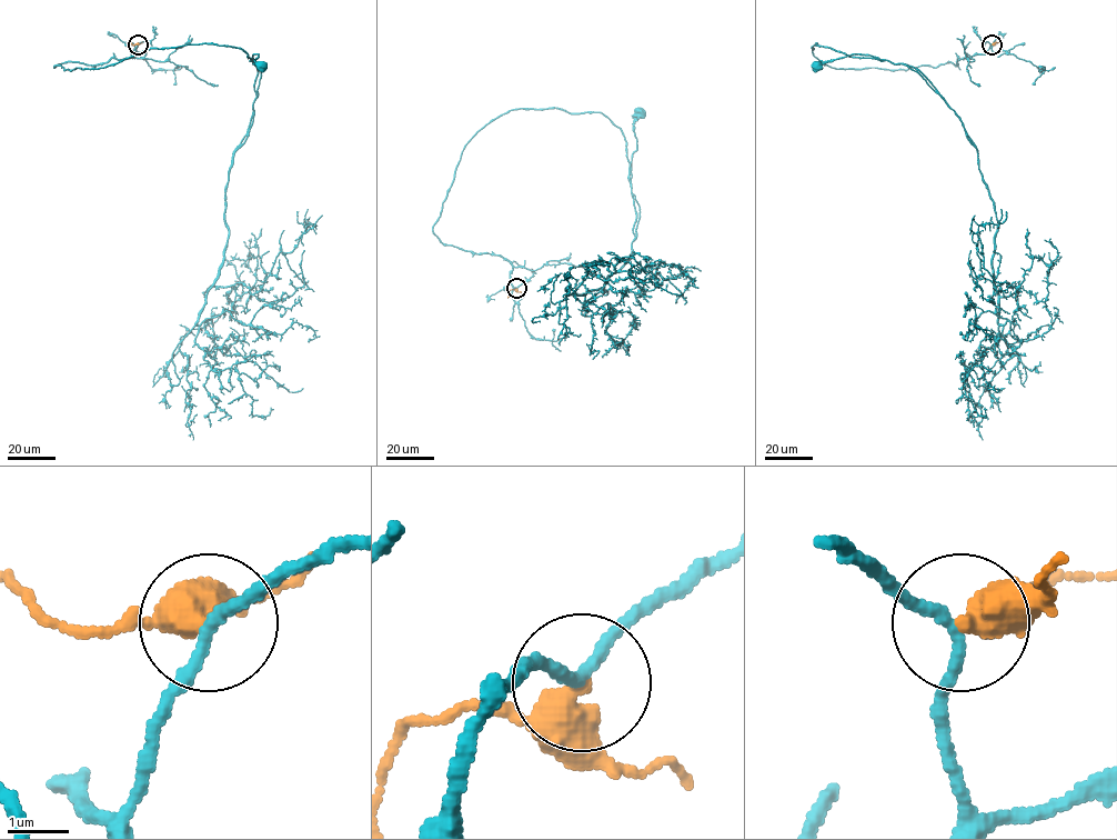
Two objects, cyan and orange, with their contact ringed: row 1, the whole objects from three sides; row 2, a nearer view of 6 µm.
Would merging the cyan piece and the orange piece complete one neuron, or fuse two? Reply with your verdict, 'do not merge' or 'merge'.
do not merge

